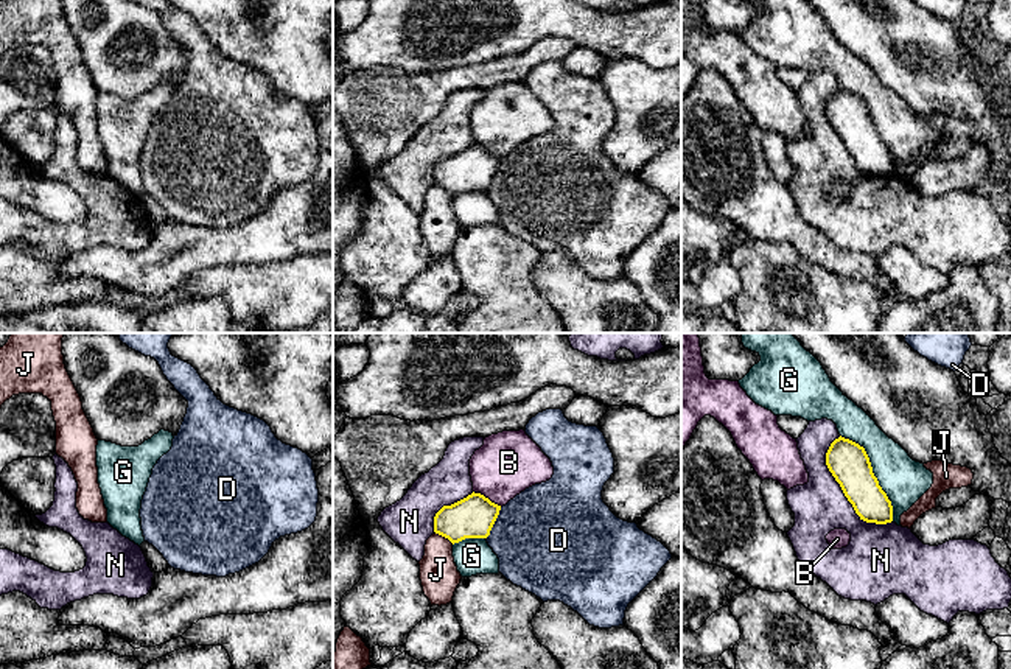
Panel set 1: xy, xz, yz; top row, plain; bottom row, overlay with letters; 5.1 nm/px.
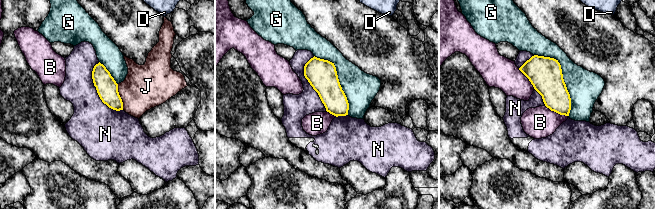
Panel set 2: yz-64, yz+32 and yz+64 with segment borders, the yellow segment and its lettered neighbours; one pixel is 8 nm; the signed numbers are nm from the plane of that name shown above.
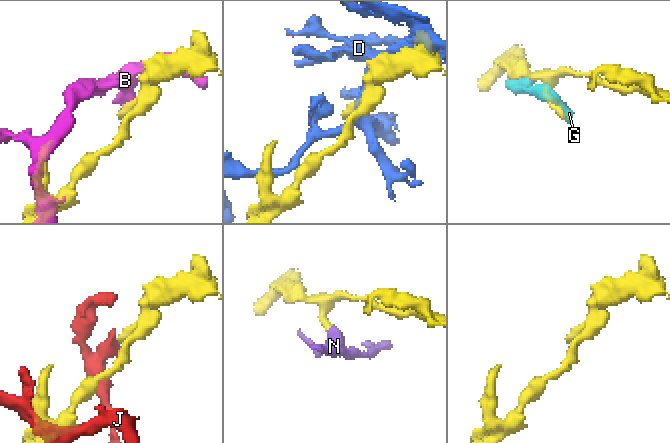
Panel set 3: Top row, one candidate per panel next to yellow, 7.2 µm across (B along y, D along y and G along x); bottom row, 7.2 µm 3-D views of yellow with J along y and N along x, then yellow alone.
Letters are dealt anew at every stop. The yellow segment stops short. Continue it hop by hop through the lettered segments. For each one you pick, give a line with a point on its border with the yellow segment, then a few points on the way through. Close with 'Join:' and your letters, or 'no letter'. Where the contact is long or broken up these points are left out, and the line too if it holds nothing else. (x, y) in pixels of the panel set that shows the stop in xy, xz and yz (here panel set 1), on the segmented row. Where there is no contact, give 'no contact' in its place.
Join: no letter

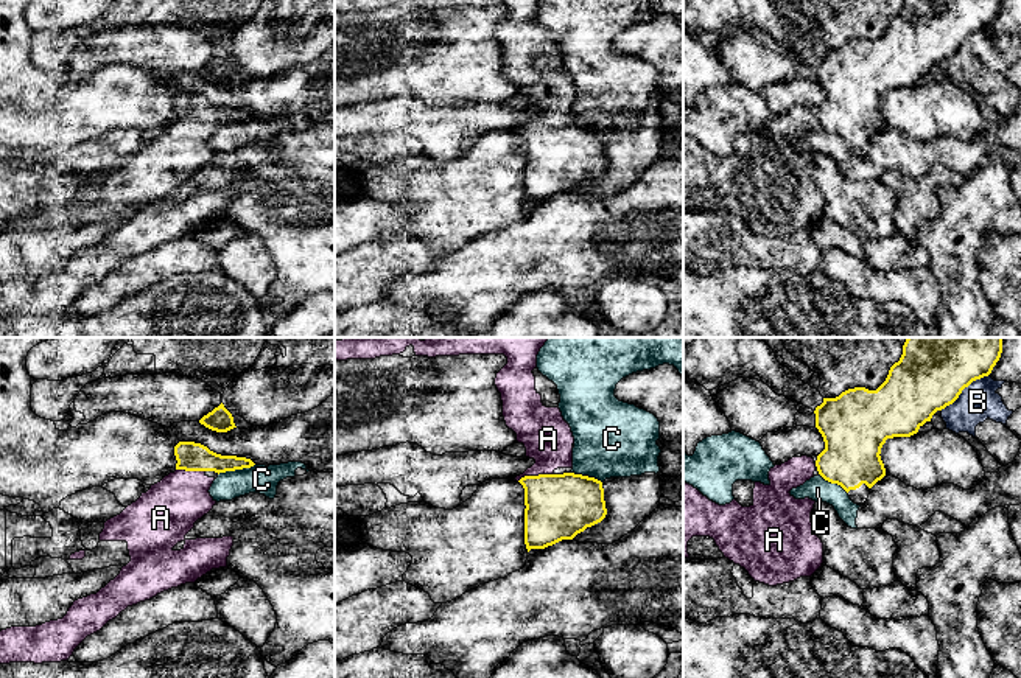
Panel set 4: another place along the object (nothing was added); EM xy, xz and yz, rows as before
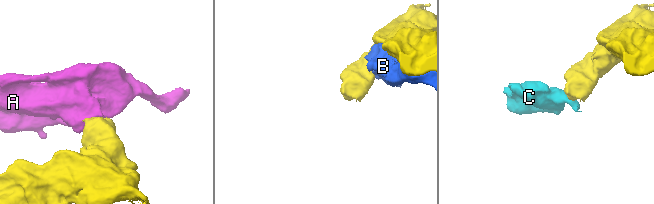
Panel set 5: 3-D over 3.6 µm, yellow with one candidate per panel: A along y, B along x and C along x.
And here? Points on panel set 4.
A: contact xz (534, 476); way xz (557, 506), (534, 476), (548, 457), (548, 439)
Join: A

